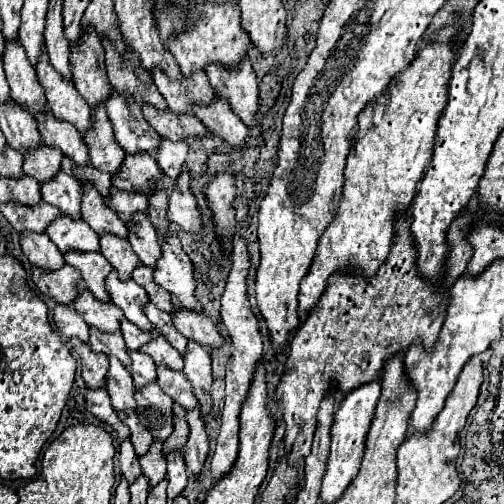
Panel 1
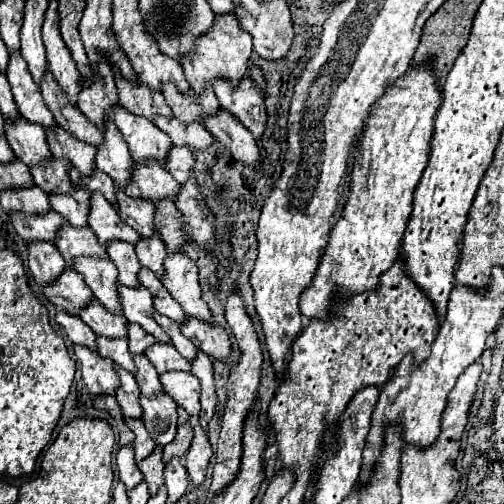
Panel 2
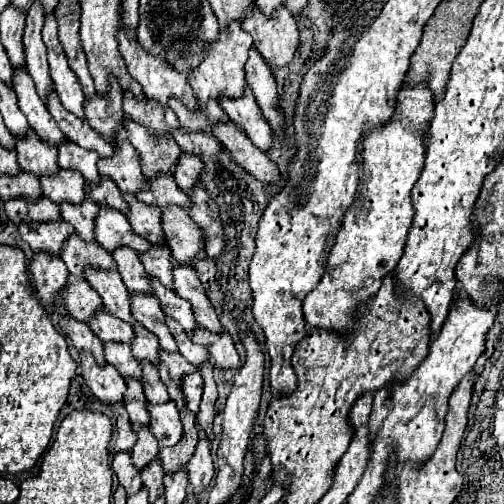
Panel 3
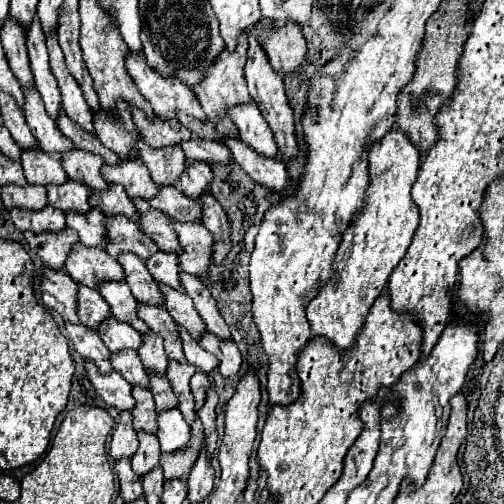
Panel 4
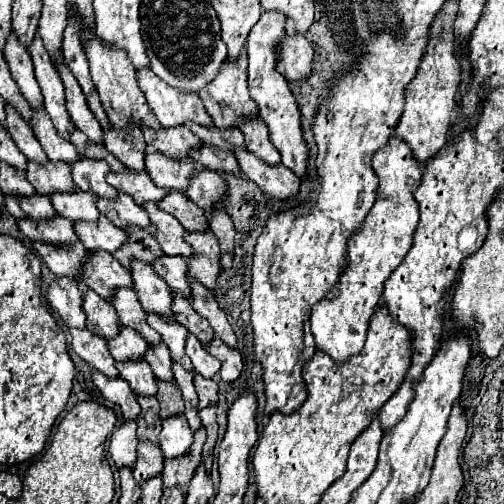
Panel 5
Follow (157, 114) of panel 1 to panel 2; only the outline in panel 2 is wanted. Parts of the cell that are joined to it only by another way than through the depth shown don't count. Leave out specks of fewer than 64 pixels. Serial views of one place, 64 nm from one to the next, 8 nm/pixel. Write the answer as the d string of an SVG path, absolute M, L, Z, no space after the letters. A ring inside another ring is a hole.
M156 118L154 124L166 132L174 146L188 146L192 150L206 150L214 144L212 134L206 130L204 124L180 124L176 118Z

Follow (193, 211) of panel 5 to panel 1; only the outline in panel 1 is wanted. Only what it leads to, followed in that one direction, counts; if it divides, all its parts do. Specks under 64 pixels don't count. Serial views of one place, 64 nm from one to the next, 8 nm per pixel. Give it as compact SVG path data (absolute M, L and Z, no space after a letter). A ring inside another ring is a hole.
M126 154L124 168L120 168L120 176L112 178L112 184L126 192L152 194L156 188L166 190L164 172L158 166L154 156L128 156Z

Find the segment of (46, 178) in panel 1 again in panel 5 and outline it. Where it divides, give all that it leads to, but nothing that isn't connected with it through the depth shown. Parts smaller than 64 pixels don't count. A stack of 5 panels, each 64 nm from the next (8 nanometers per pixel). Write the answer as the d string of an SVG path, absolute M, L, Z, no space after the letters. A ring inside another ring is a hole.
M72 192L72 194L52 194L52 204L56 204L56 212L68 218L70 222L98 222L100 212L96 208L98 196L90 196L88 192Z

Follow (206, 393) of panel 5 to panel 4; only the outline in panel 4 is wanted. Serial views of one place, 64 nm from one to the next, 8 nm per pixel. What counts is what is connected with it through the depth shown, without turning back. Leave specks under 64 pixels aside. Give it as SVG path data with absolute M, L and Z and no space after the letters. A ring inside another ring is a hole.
M196 372L196 374L192 376L190 384L192 384L192 394L194 394L194 398L196 398L196 410L200 410L200 408L204 406L204 402L206 402L206 392L210 390L212 384L210 384L208 376L204 376L204 374L200 374L200 372Z

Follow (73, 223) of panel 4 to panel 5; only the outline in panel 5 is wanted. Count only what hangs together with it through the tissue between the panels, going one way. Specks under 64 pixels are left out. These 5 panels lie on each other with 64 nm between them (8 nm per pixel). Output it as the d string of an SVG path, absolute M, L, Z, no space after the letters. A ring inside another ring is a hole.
M100 216L98 222L74 222L74 228L80 232L80 242L90 250L116 252L126 244L126 232L114 226L106 216Z

